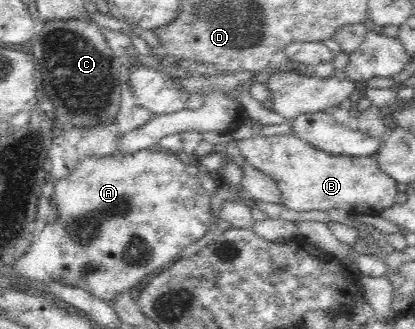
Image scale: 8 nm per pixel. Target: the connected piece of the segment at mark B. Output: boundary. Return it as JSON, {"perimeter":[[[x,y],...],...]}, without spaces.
{"perimeter":[[[295,135],[274,137],[252,136],[239,142],[241,156],[258,171],[265,173],[277,184],[281,194],[281,205],[291,211],[327,211],[342,209],[353,213],[357,203],[363,203],[361,195],[379,195],[385,199],[385,208],[393,207],[398,189],[397,182],[383,172],[376,155],[346,157],[329,155],[318,151]]]}

